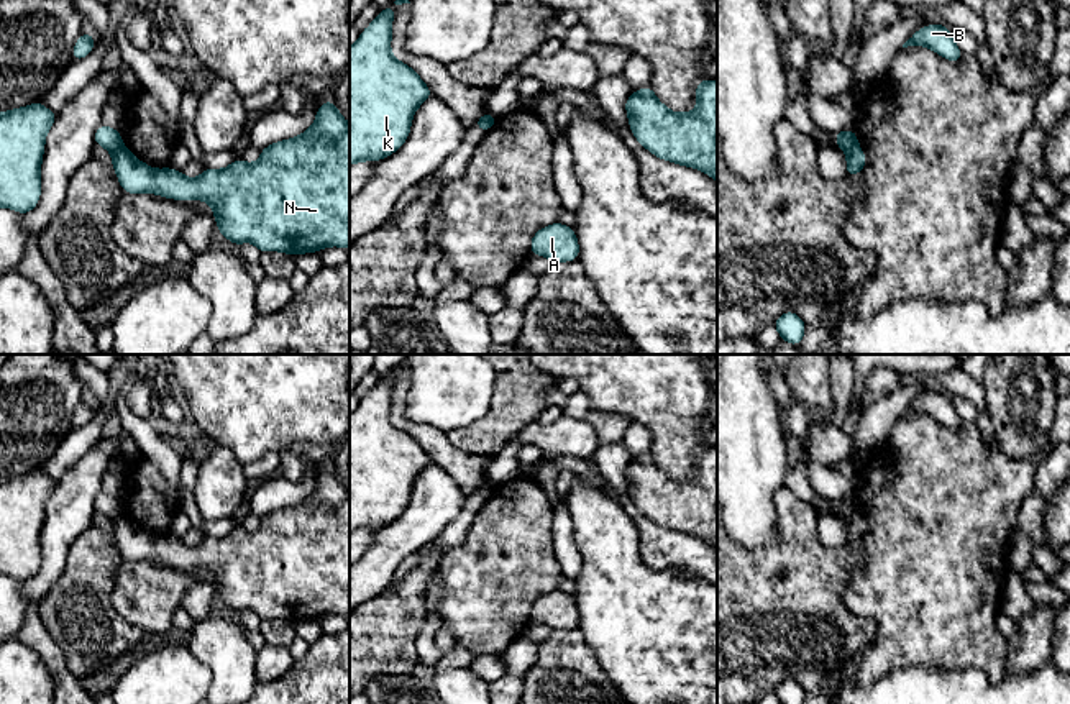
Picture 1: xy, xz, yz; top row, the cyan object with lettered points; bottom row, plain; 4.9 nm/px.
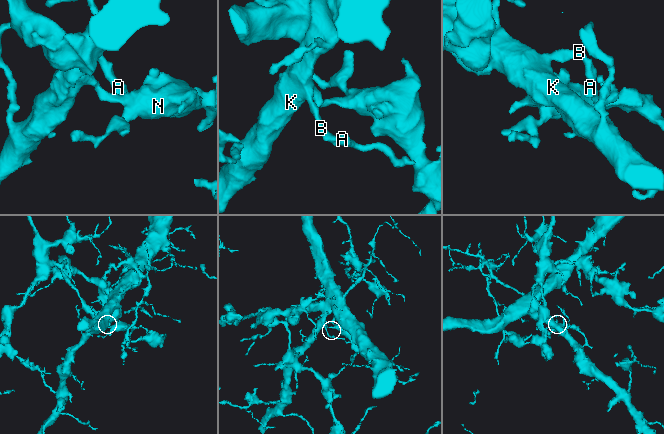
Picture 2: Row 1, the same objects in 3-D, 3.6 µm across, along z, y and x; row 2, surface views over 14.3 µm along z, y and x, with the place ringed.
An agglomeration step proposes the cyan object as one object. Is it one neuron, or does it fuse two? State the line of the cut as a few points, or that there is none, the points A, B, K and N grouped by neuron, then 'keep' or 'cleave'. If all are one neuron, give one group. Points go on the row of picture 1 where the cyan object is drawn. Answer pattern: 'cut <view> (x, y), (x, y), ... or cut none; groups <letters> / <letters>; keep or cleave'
cut yz (857, 145), (845, 151); groups A B K / N; cleave

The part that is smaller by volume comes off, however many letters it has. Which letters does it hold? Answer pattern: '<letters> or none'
N

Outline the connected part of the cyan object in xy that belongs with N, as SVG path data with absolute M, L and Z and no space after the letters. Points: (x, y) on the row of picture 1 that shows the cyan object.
M333 100L322 102L315 121L307 131L268 144L254 164L248 164L238 156L226 169L205 167L199 177L187 179L172 167L149 167L121 144L112 151L112 166L125 194L149 192L174 200L208 202L217 231L236 246L251 241L261 253L281 251L292 256L318 253L328 246L350 248L350 125Z

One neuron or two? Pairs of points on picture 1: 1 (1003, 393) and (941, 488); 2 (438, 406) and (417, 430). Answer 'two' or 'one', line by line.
1: two
2: two

